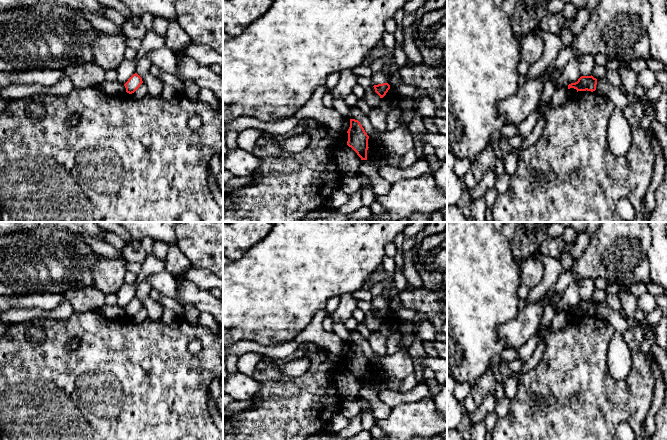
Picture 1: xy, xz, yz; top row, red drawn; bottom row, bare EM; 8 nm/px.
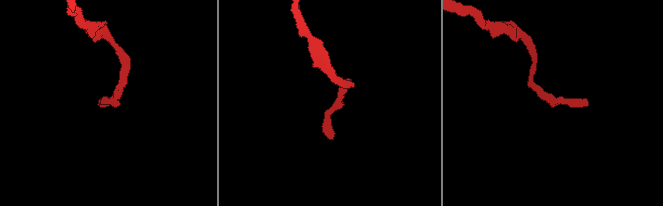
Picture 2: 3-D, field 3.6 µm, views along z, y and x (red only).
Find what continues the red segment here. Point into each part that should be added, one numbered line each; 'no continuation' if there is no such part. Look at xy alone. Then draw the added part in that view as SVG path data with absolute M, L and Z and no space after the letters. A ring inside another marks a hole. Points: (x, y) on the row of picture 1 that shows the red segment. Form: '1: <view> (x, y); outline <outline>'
no continuation

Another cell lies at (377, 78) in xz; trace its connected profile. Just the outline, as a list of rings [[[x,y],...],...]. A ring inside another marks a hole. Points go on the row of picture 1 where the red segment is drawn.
[[[372,72],[371,81],[373,86],[383,83],[388,83],[390,78],[390,74],[381,72]]]

